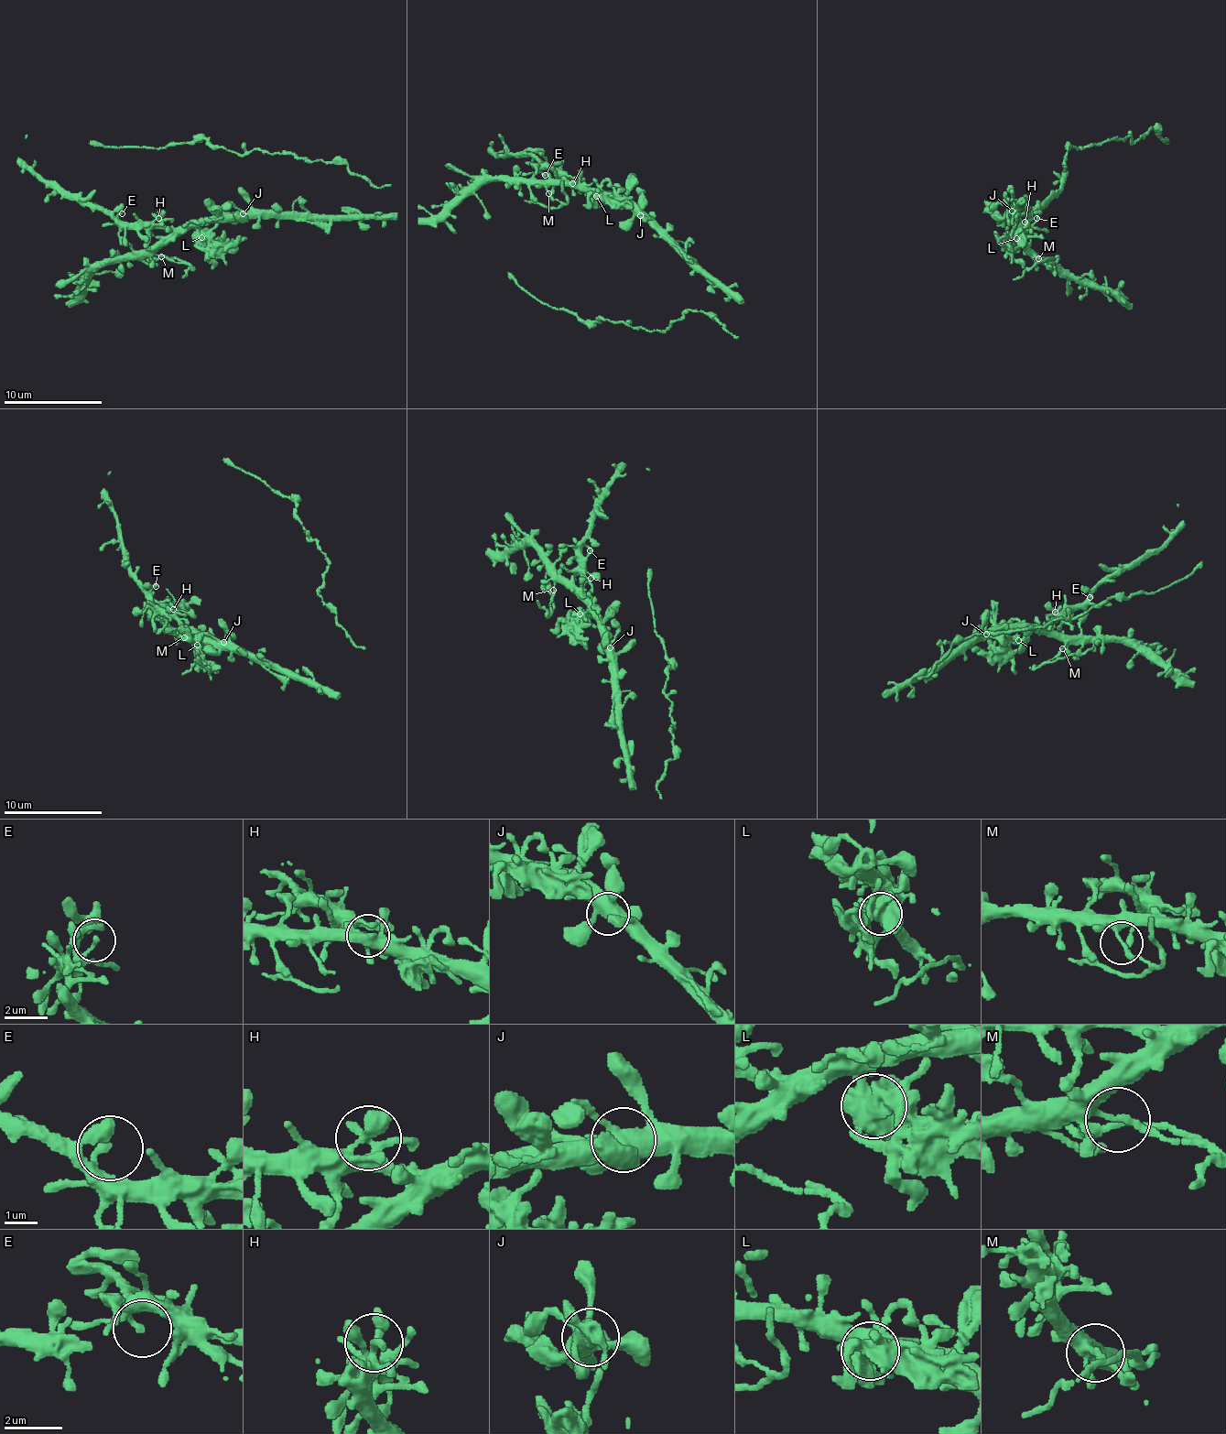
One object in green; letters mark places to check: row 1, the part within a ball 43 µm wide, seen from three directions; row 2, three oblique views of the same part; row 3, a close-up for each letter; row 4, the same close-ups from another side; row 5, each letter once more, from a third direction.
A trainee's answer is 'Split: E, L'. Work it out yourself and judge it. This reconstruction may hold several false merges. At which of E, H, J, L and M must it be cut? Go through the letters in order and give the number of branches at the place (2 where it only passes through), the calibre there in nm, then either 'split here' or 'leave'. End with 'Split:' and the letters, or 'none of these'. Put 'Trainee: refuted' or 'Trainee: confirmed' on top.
Trainee: refuted
E: 1 branches meet; 200 nm thick; leave
H: 3 branches meet; 240 nm thick; leave
J: 6 branches meet; 480 nm thick; leave
L: 5 branches meet; 500 nm thick; split here
M: 2 branches meet; 170 nm thick; split here
Split: L, M

